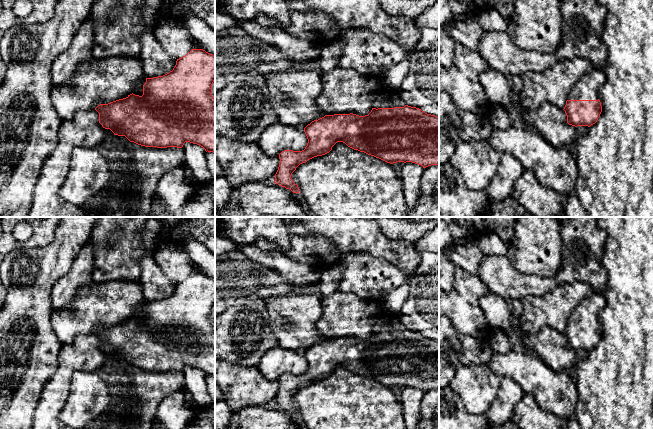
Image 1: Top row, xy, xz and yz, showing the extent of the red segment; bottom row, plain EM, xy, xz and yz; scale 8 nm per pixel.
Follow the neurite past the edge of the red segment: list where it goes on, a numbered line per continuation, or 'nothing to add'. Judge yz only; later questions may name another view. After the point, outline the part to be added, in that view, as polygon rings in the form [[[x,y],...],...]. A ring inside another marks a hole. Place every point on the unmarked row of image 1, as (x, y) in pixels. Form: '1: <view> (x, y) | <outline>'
1: yz (587, 311) | [[[595,292],[577,304],[570,314],[567,324],[598,324],[599,315],[605,303],[603,294]]]

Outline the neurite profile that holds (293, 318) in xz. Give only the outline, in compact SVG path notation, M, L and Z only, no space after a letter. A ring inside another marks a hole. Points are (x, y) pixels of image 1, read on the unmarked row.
M313 294L274 296L267 300L267 309L271 330L280 347L304 353L312 345L325 340L316 327L323 314L321 297Z

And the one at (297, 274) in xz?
M236 244L234 250L243 253L249 260L263 267L277 271L284 281L293 286L303 288L320 283L321 269L294 262L278 251L262 251L254 245L241 244Z

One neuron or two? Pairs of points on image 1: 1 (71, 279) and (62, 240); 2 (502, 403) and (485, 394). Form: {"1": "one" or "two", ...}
{"1": "two", "2": "two"}

